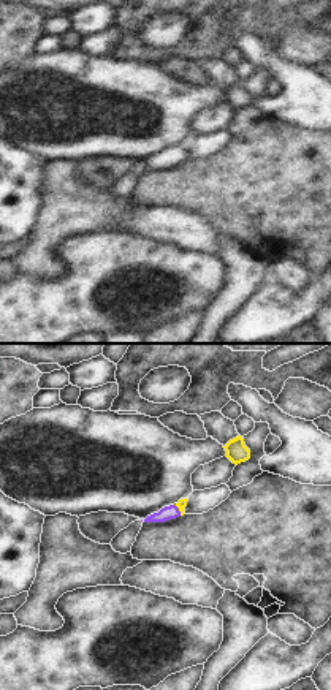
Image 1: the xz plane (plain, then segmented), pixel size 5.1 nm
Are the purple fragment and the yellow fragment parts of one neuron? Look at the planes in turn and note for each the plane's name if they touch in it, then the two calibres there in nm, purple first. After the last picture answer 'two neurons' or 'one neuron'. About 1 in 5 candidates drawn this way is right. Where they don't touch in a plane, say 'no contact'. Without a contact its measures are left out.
contact in xz; calibres 70 and 50 nm

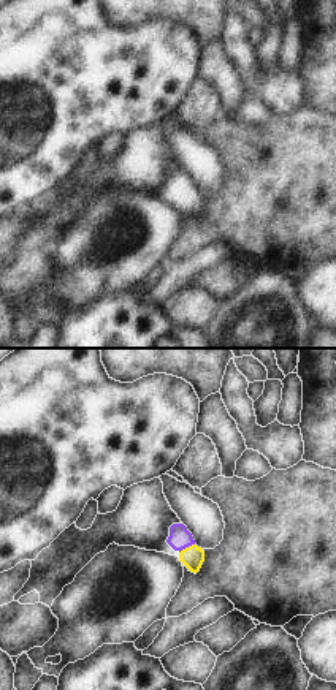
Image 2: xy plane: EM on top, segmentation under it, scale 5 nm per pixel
contact in xy; calibres 120 and 110 nm

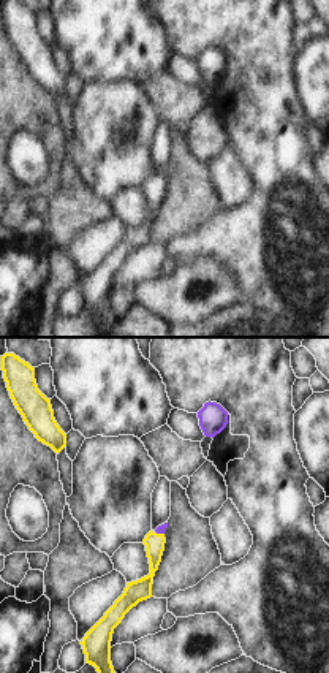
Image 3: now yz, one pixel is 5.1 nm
contact in yz; calibres 50 and 100 nm

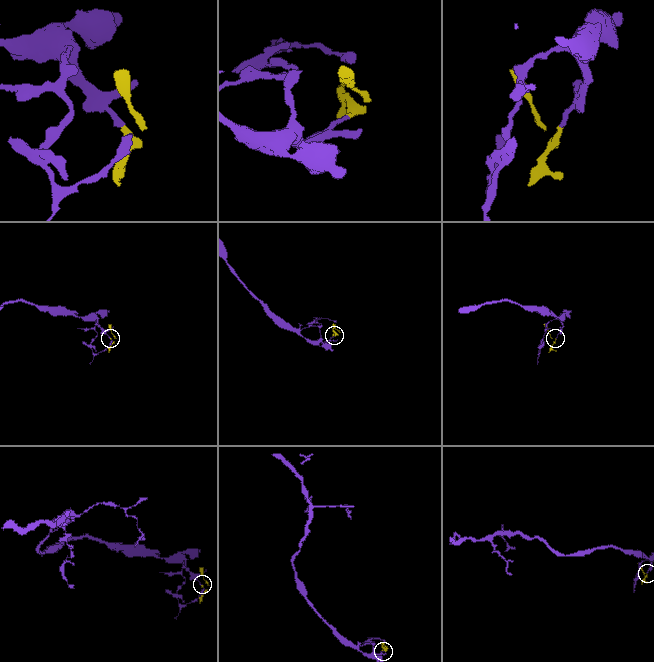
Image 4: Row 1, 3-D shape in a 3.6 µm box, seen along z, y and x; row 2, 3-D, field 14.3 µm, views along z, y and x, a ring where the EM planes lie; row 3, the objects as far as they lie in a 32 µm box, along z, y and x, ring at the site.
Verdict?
one neuron

